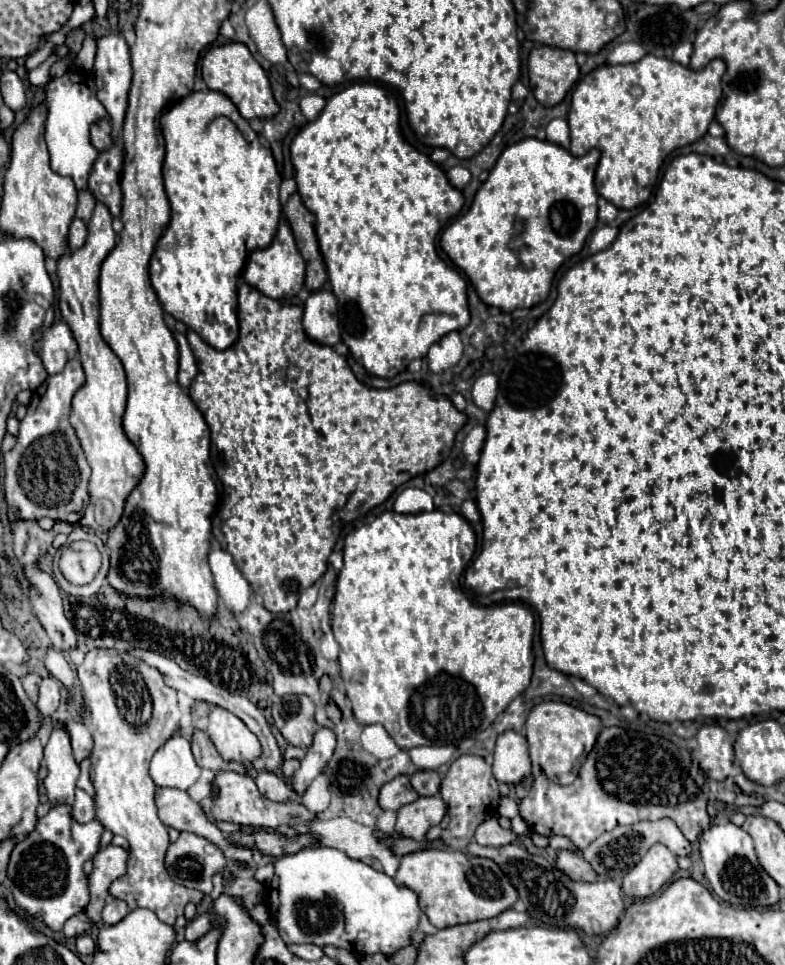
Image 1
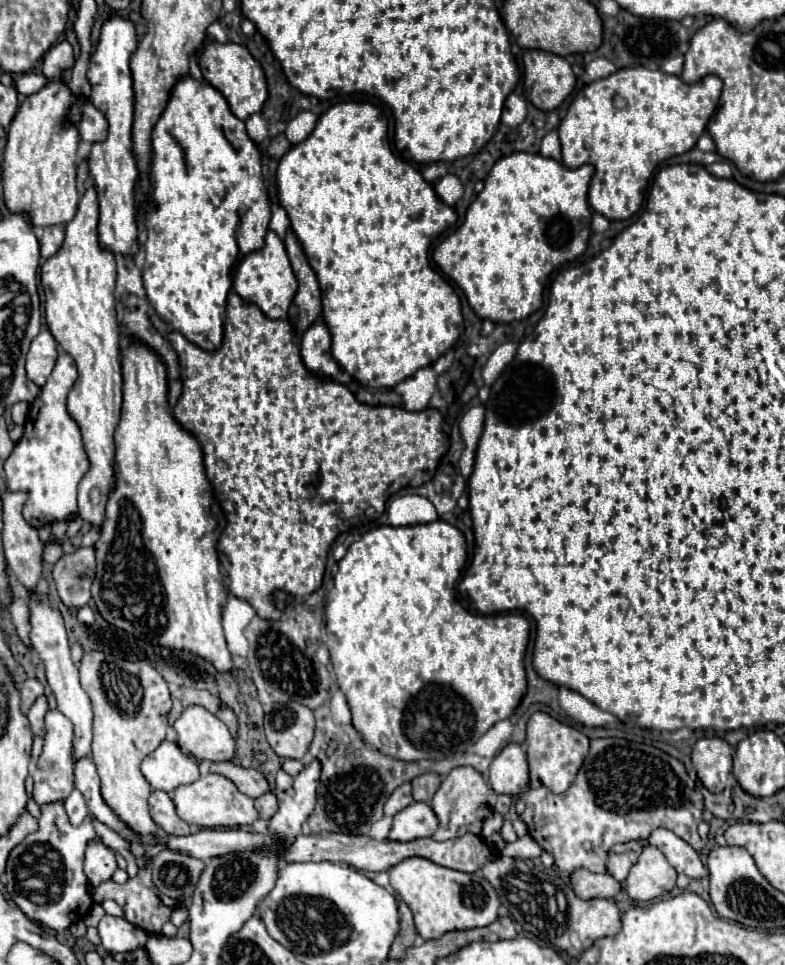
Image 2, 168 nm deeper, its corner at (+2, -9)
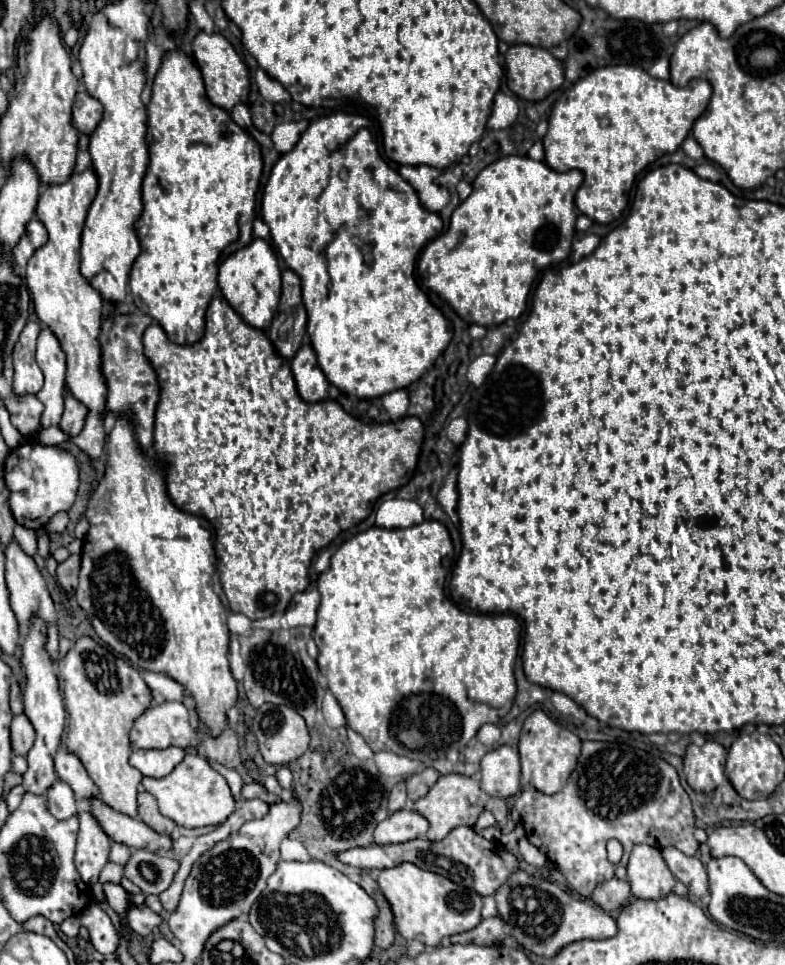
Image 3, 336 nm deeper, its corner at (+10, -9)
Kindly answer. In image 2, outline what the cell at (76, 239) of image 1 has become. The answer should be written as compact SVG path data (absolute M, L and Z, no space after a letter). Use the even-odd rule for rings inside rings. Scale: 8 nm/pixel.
M56 224L56 226L46 226L40 238L40 256L46 260L50 256L54 256L60 246L64 242L64 226Z

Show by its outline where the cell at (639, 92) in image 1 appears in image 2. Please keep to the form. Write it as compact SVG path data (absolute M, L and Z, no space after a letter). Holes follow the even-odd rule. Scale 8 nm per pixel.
M644 66L620 68L584 86L560 122L558 136L566 168L584 164L596 168L588 190L592 210L608 220L628 220L636 214L656 166L696 146L718 106L720 90L722 80L718 76L686 84L678 76Z

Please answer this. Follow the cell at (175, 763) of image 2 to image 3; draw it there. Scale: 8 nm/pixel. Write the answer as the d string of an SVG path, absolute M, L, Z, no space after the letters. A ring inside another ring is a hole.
M166 748L166 750L134 750L130 756L130 764L148 778L164 778L168 776L182 760L182 748Z

